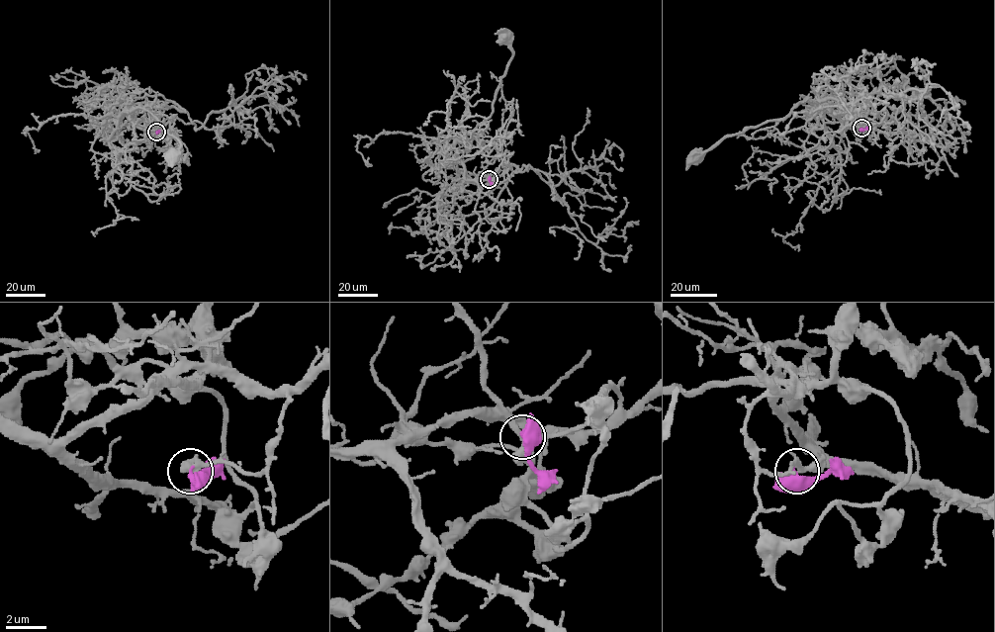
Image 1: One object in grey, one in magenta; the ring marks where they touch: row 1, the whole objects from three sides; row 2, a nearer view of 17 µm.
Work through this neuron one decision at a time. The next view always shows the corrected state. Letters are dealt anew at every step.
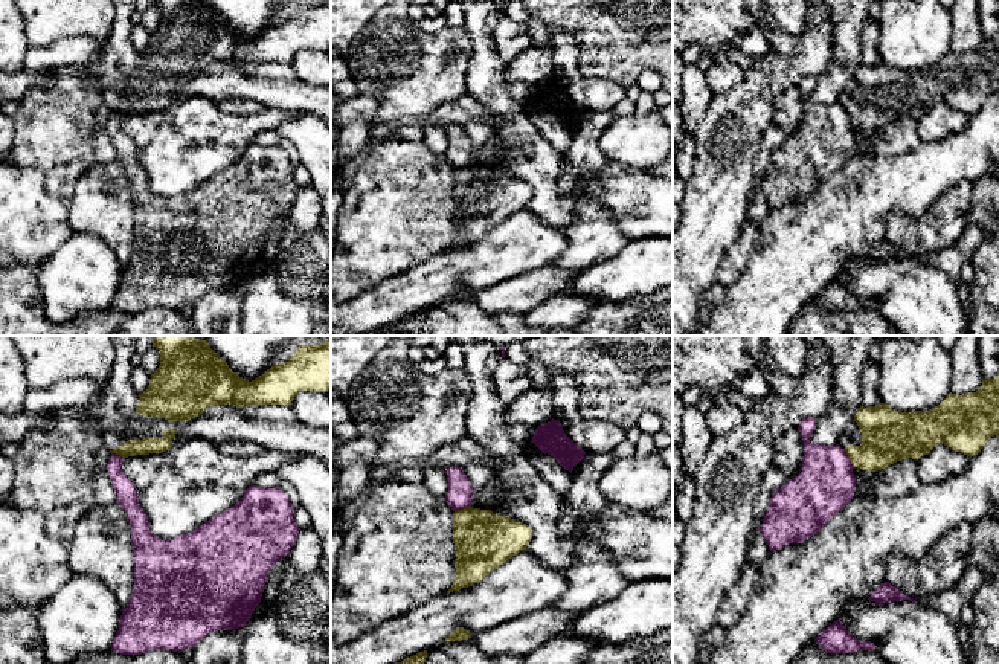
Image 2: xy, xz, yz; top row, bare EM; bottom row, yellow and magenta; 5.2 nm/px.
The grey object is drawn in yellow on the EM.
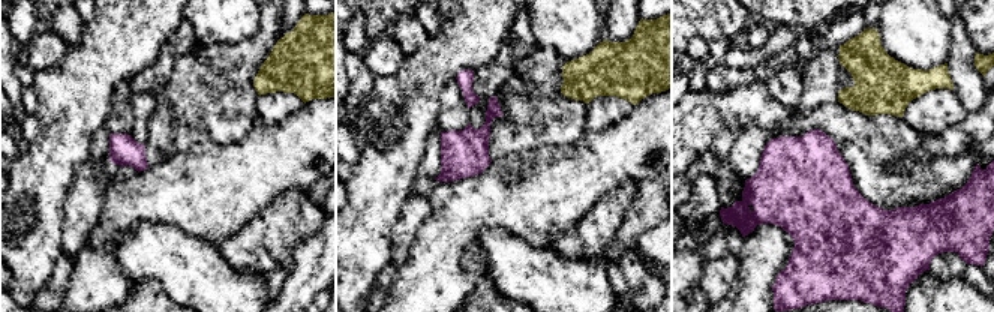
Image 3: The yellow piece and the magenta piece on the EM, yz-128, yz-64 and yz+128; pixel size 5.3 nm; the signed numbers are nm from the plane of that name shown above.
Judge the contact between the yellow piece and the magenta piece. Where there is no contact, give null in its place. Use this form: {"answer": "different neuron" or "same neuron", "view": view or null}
{"answer": "different neuron", "view": "yz"}

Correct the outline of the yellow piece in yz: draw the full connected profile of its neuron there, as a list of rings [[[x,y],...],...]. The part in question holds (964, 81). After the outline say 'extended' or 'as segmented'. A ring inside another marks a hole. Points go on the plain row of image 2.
[[[999,32],[982,38],[976,50],[950,50],[929,69],[901,70],[879,61],[860,64],[854,79],[863,101],[848,104],[845,110],[854,125],[866,130],[907,116],[918,119],[938,102],[972,116],[991,95],[999,93]]]; as segmented

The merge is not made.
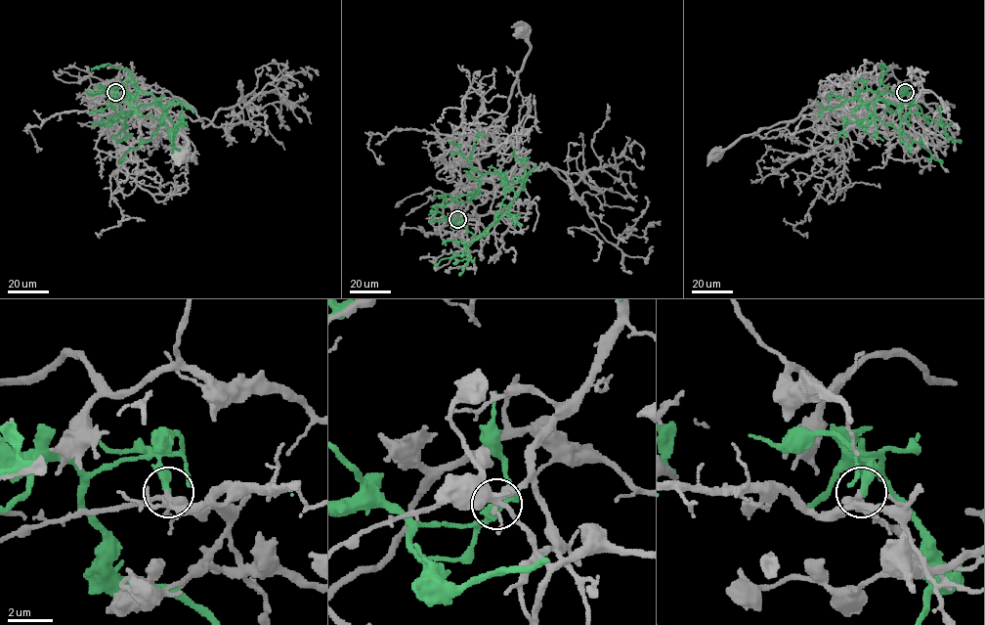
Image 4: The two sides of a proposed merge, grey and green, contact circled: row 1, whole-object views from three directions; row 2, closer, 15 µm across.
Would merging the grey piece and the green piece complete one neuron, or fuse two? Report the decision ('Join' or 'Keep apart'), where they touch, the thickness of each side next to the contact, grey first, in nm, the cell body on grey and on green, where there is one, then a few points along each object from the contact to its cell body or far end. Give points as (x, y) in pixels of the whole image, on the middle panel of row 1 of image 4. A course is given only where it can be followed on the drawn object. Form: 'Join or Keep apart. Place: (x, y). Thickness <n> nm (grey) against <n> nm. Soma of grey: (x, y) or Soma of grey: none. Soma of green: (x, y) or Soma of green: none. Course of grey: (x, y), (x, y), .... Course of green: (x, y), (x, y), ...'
Keep apart. Place: (457, 219). Thickness 240 nm (grey) against 380 nm. Soma of grey: (521, 29). Soma of green: none. Course of grey: (457, 219), (478, 184), (479, 164), (469, 141), (508, 109), (511, 92), (529, 50), (530, 43), (521, 28). Course of green: (457, 219), (449, 223), (479, 236), (523, 184), (492, 172), (470, 200), (433, 196)

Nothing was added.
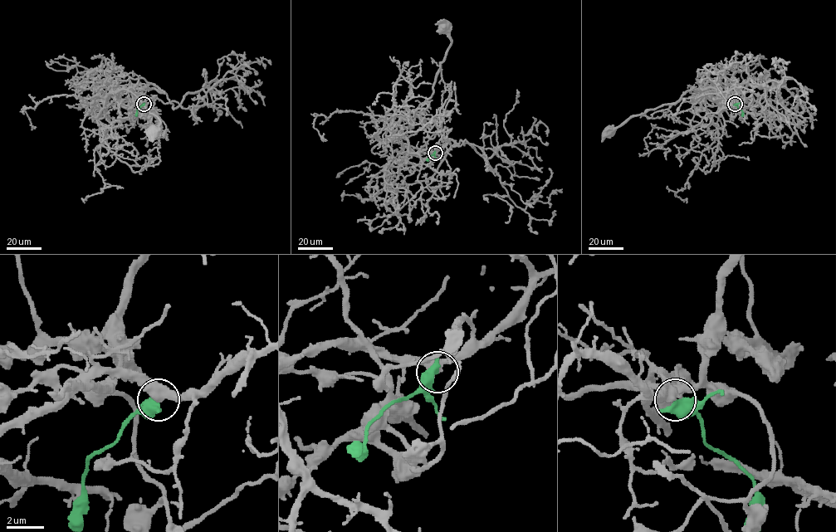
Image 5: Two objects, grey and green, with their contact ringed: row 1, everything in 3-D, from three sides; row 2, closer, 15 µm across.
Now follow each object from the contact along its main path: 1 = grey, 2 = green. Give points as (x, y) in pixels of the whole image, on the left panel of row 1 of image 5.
1: (144, 104), (137, 101), (124, 107), (114, 92), (109, 95), (122, 90), (133, 93), (160, 121), (152, 131)
2: (144, 104), (137, 109), (136, 116)

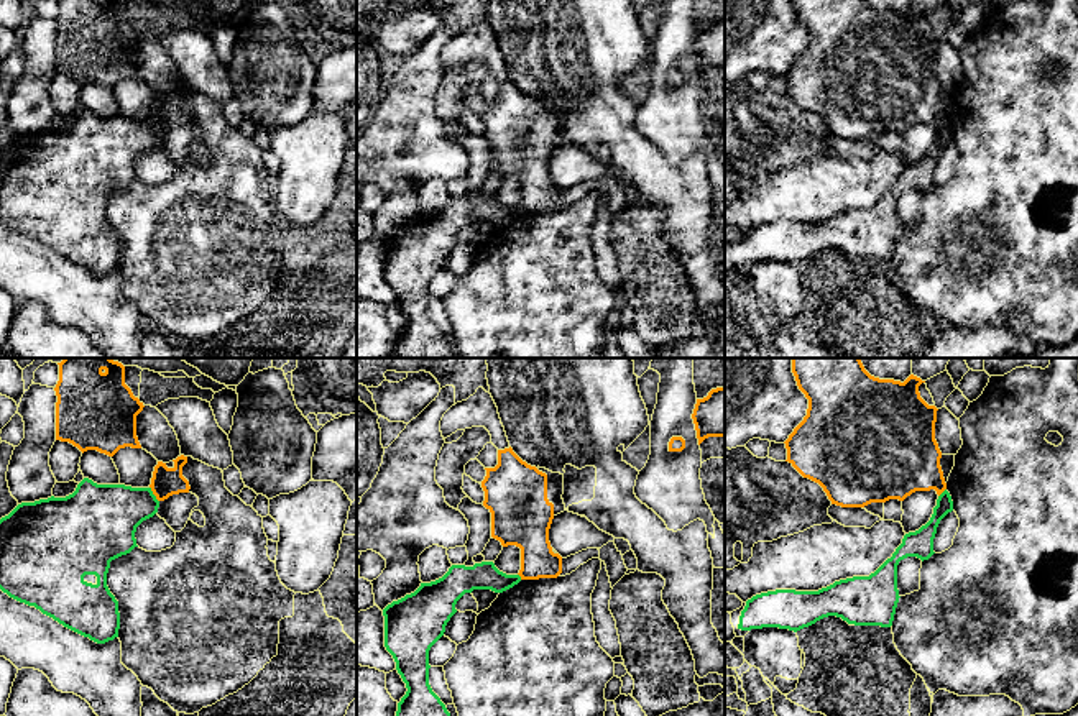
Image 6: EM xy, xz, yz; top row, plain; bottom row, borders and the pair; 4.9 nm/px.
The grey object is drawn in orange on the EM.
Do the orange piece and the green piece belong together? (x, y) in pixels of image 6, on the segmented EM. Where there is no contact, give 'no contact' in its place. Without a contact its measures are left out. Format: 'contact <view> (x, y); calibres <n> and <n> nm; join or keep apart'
contact xy (153, 493); calibres 140 and 300 nm; keep apart

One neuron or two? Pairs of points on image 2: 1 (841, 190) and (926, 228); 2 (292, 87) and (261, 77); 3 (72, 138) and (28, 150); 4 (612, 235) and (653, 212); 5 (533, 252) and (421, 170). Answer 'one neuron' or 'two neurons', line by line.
1: two neurons
2: one neuron
3: one neuron
4: two neurons
5: two neurons

